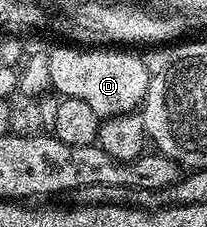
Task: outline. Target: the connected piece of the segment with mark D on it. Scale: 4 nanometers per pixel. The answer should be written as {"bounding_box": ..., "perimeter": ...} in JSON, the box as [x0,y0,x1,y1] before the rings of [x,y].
{"bounding_box":[49,43,153,119],"perimeter":[[[63,43],[60,46],[60,49],[50,50],[49,61],[51,87],[54,92],[59,92],[60,98],[85,99],[85,103],[89,103],[89,107],[97,111],[100,119],[116,117],[122,113],[134,113],[142,106],[153,73],[152,70],[147,70],[146,63],[135,54],[138,52],[120,51],[115,47],[76,47],[70,43]]]}

